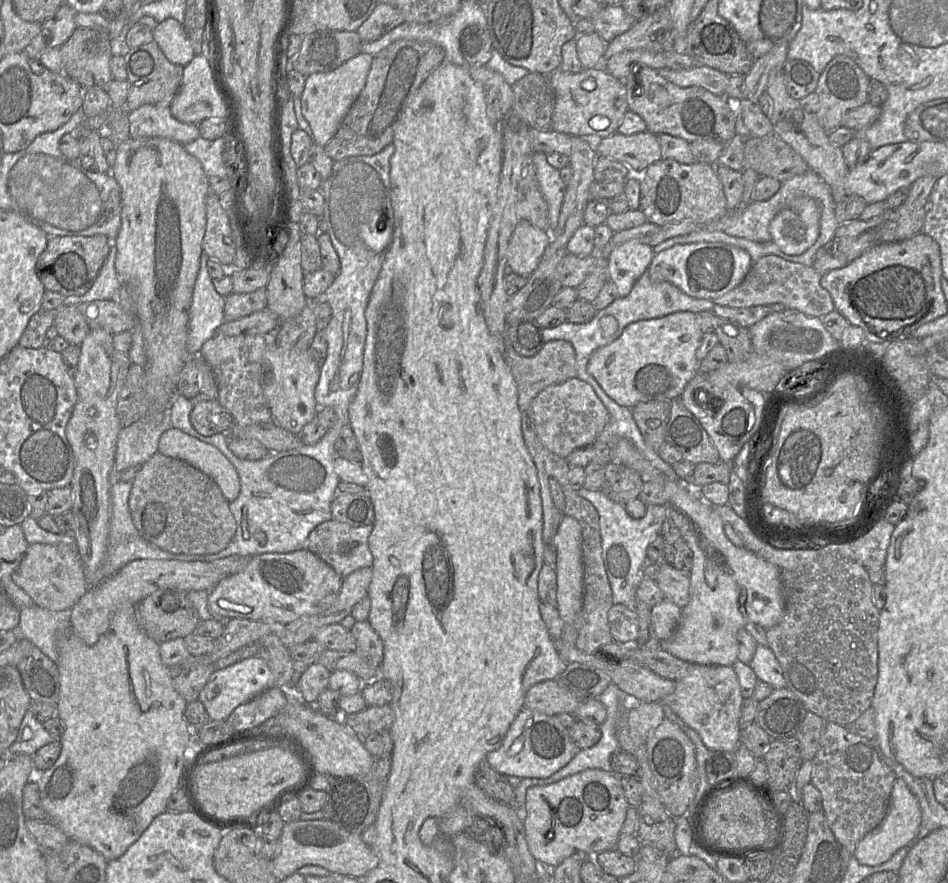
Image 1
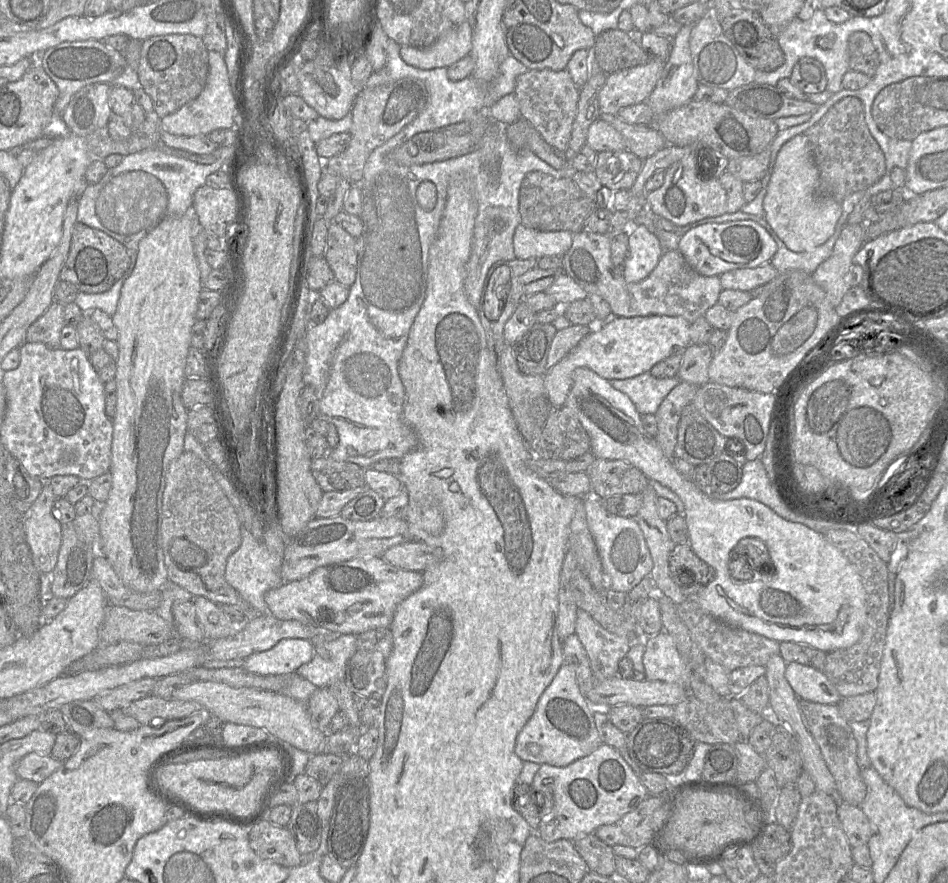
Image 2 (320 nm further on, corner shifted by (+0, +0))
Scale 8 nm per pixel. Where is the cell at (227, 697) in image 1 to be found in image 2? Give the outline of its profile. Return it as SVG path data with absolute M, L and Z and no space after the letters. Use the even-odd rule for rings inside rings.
M287 638L272 648L255 652L243 661L243 667L260 675L286 675L294 673L315 656L315 644L307 639Z

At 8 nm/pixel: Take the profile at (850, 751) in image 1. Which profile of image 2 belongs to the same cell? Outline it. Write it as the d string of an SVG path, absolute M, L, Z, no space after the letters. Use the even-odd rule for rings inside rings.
M799 699L799 707L807 729L819 746L822 757L831 772L840 802L858 806L866 796L866 785L857 762L857 743L851 727L835 704L819 704Z

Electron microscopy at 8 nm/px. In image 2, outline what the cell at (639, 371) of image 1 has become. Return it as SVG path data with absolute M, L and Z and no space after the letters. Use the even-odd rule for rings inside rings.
M616 316L598 323L572 351L543 375L546 397L552 408L565 404L576 368L589 368L606 380L633 378L650 372L654 365L676 353L682 353L691 344L691 324L680 316Z

